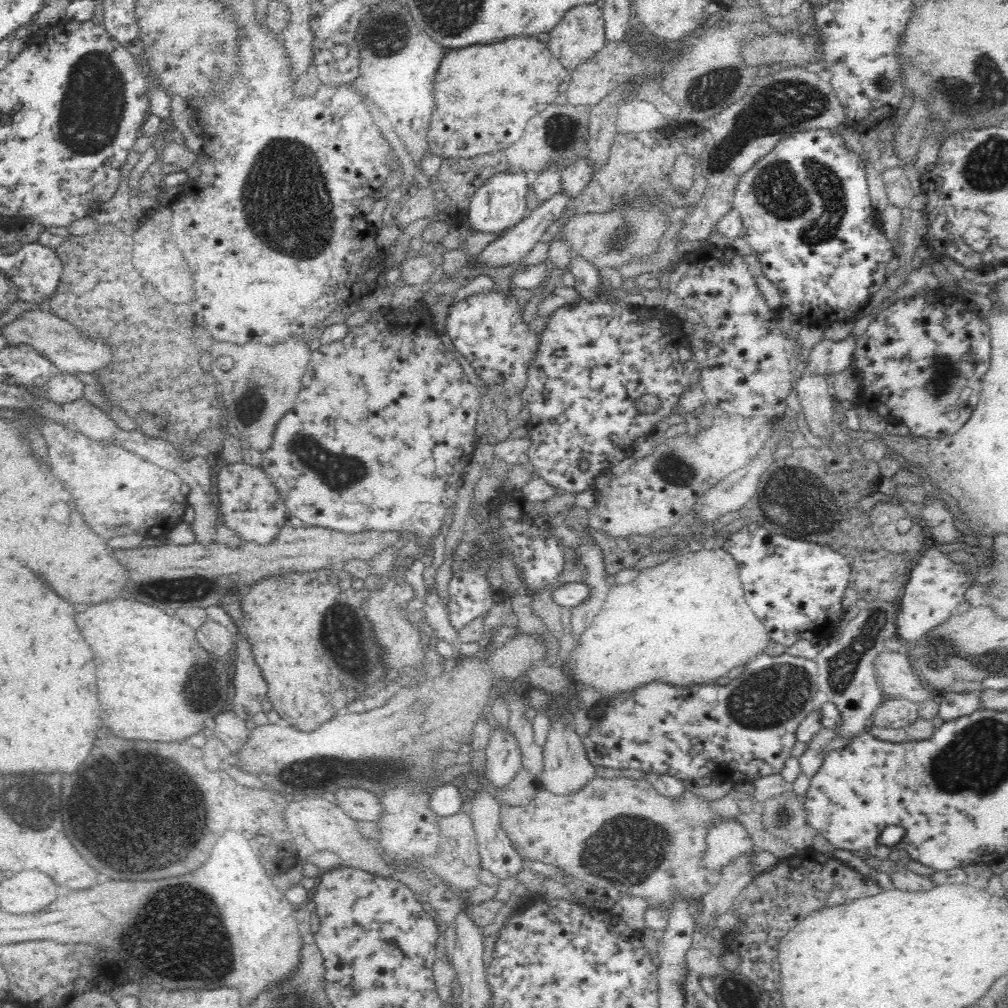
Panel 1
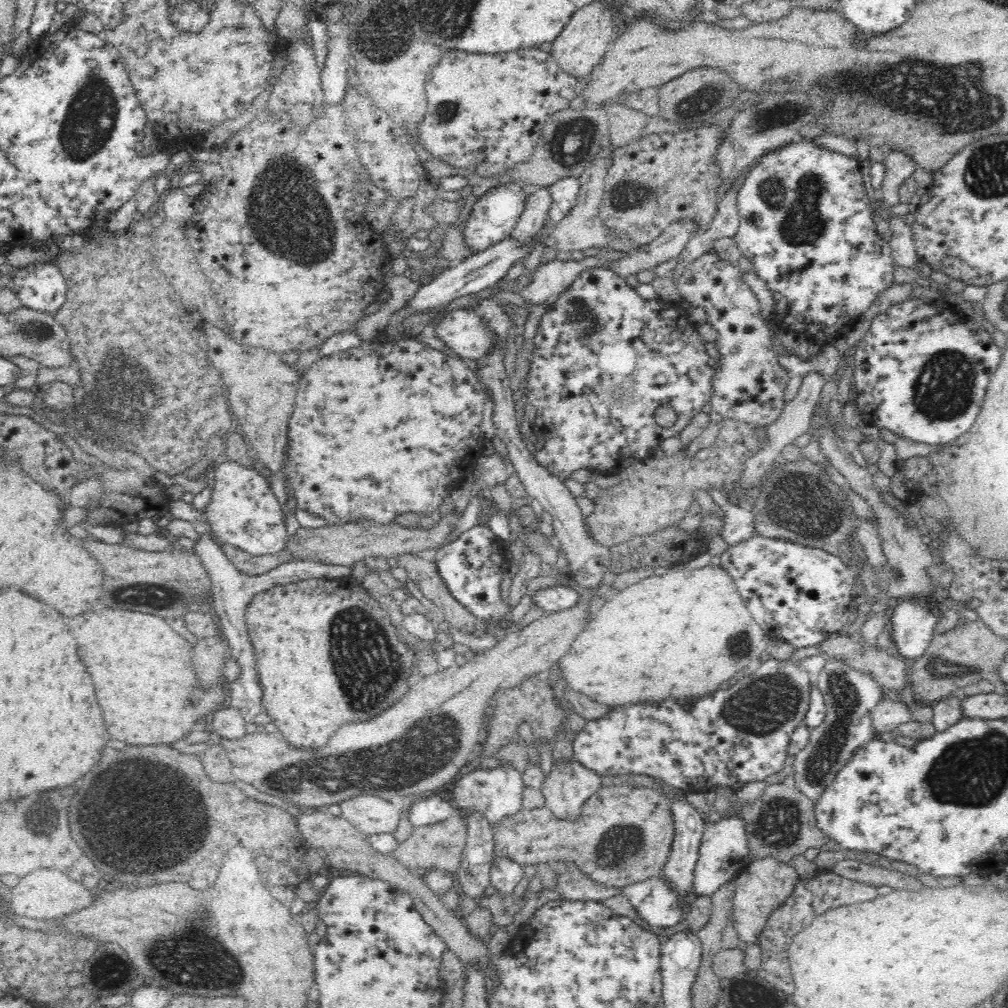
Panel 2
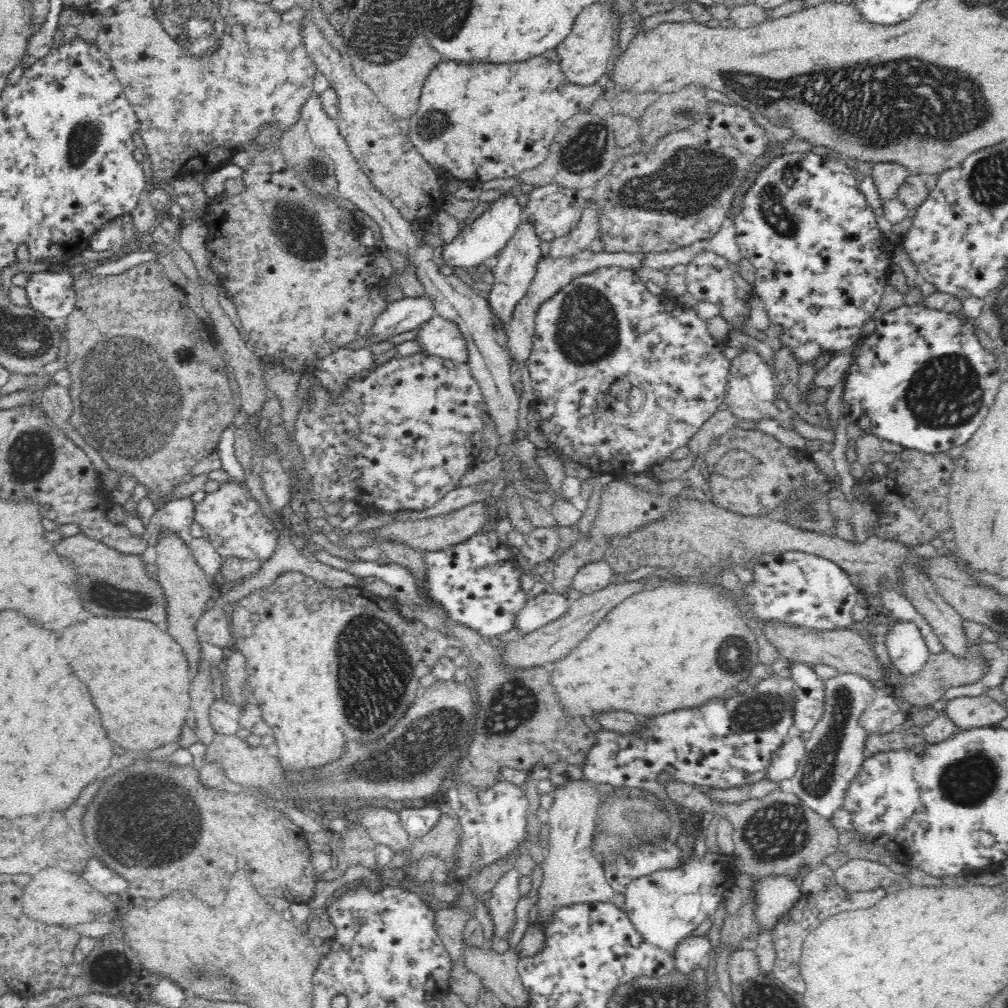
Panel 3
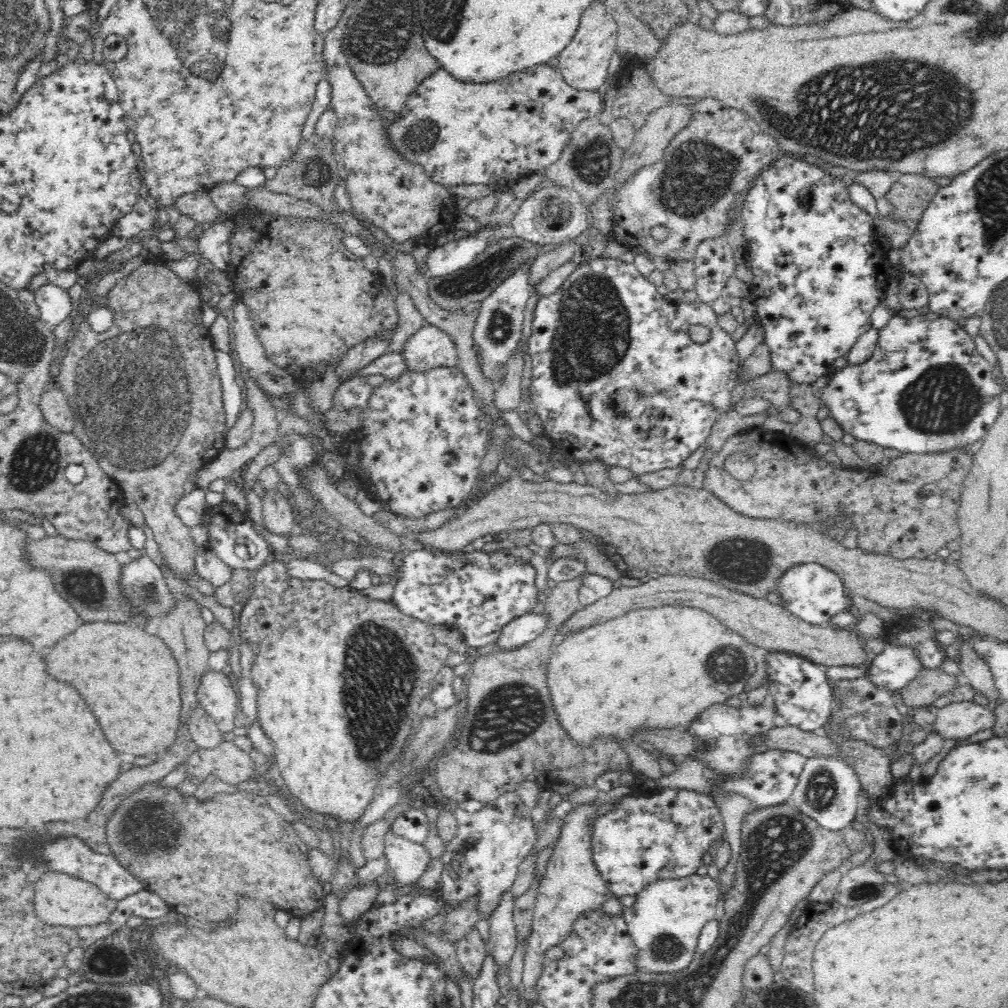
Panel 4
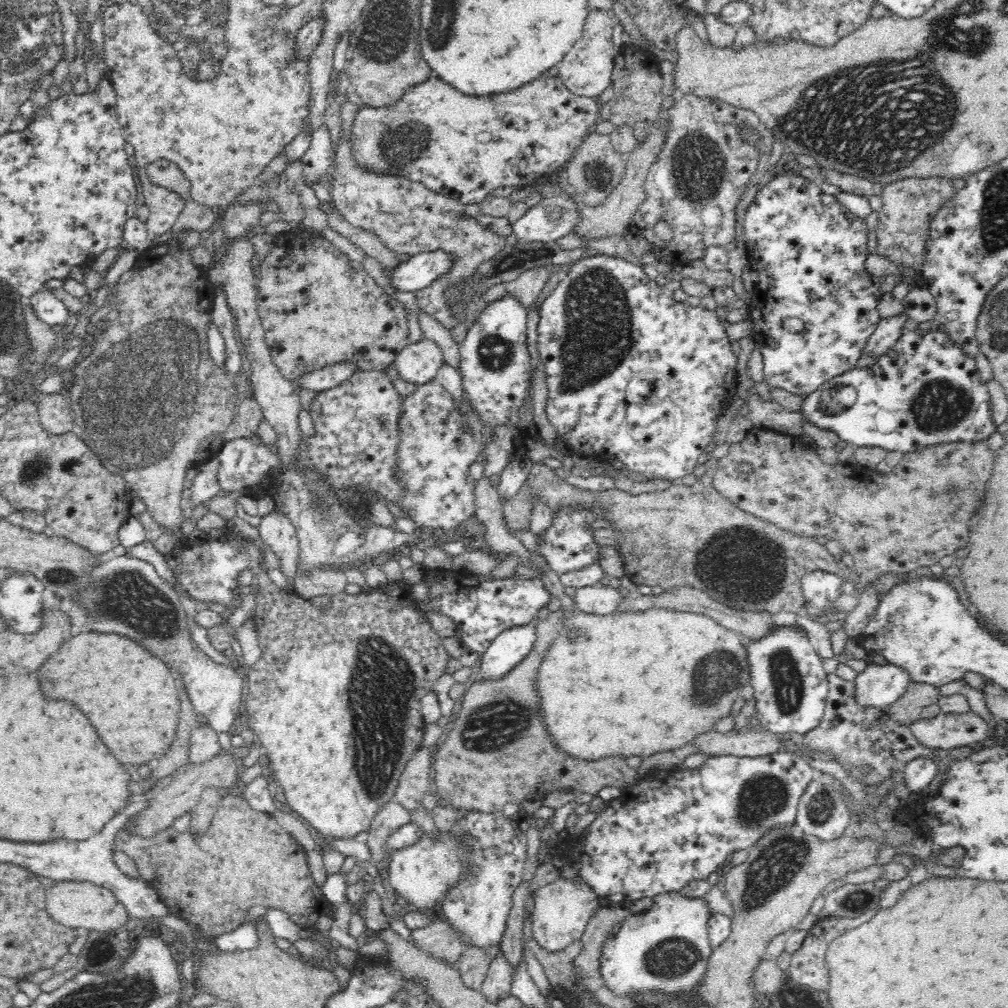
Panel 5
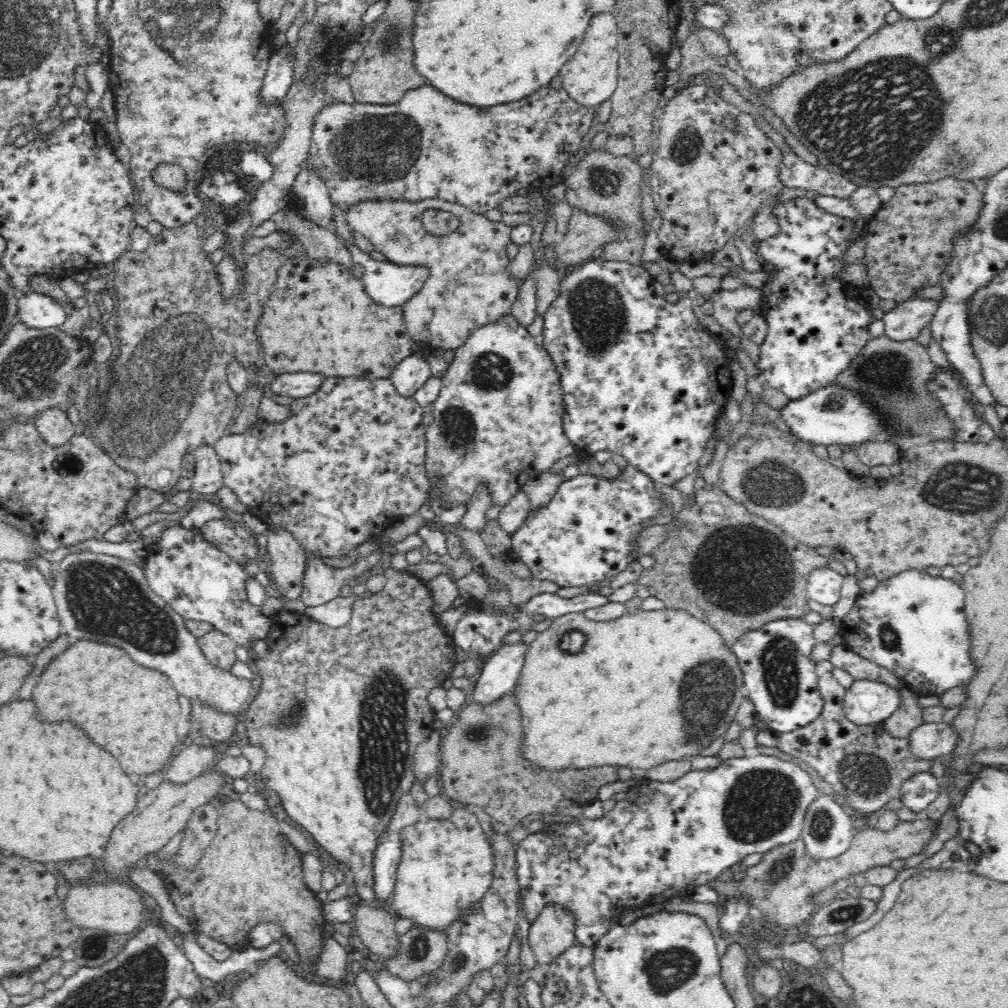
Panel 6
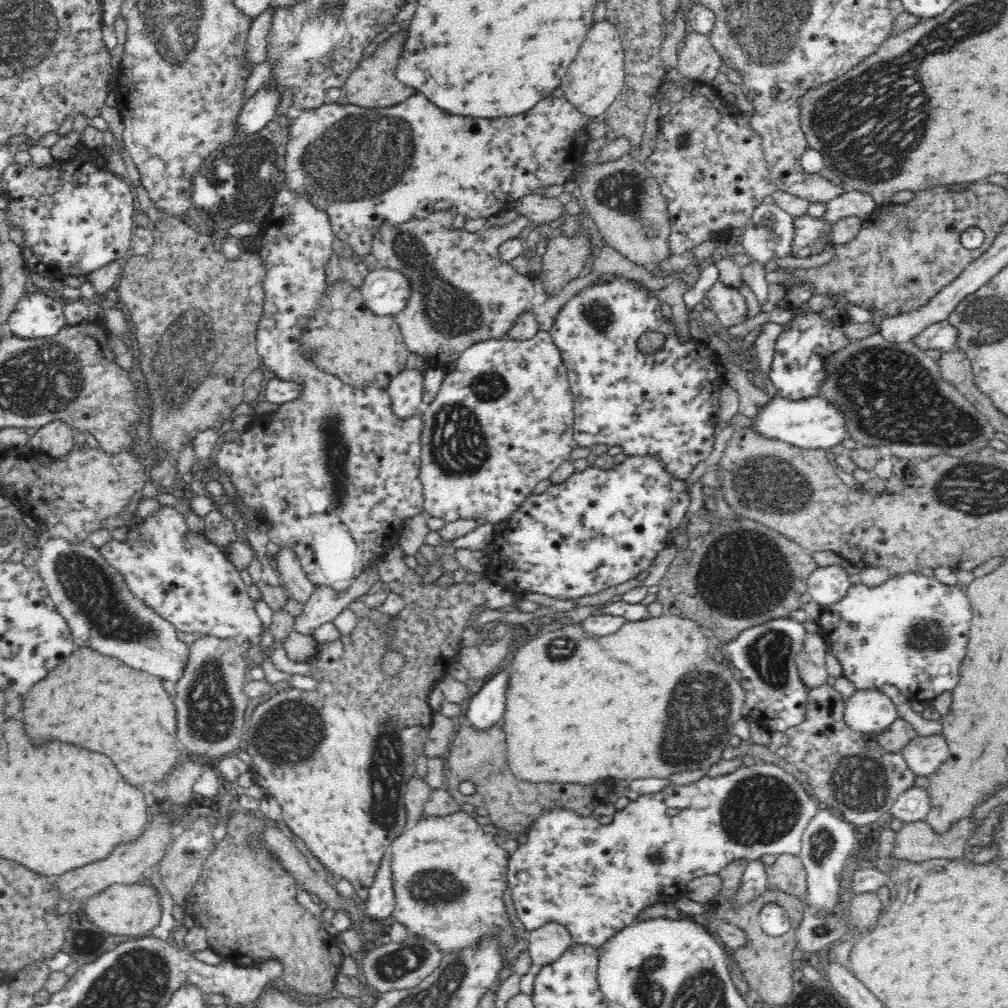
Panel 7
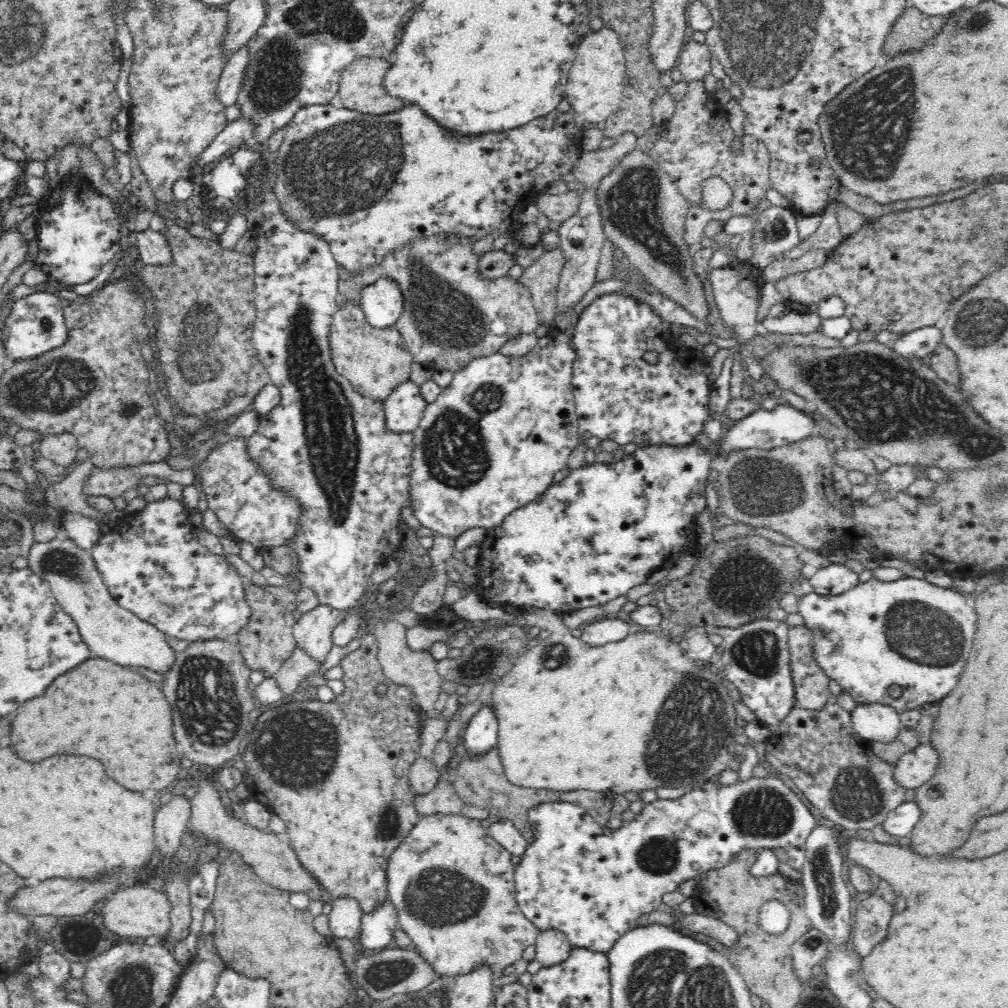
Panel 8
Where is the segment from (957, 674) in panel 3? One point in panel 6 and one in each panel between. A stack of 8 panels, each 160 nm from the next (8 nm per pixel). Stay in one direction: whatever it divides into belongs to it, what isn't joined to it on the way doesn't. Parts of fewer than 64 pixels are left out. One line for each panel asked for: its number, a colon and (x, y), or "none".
4: (931, 683)
5: (918, 694)
6: (906, 717)

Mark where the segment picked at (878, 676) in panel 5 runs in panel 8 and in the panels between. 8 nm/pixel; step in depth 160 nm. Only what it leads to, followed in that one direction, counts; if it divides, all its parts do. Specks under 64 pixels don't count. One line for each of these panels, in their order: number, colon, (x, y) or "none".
6: (866, 702)
7: (870, 711)
8: (874, 721)

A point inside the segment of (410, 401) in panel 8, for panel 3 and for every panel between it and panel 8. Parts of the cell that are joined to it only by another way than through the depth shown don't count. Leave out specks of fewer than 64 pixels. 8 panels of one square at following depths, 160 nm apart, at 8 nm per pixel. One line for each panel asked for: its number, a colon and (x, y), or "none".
3: (439, 336)
4: (430, 346)
5: (418, 362)
6: (413, 371)
7: (406, 389)

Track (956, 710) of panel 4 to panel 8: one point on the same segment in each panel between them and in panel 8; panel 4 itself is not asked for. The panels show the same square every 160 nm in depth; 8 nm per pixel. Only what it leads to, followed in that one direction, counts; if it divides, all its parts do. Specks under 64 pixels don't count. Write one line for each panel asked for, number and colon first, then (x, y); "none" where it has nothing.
5: (955, 730)
6: (930, 740)
7: (924, 754)
8: (915, 767)

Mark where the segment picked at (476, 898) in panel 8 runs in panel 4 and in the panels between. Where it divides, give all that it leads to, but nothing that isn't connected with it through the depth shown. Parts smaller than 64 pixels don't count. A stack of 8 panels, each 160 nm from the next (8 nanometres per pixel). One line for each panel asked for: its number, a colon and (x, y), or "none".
4: (407, 860)
5: (421, 873)
6: (446, 865)
7: (450, 875)

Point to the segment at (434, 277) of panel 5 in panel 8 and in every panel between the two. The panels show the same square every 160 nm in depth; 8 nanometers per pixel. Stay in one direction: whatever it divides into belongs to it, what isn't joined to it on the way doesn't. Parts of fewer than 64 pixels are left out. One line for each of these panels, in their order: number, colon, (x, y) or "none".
6: (390, 284)
7: (386, 291)
8: (382, 302)

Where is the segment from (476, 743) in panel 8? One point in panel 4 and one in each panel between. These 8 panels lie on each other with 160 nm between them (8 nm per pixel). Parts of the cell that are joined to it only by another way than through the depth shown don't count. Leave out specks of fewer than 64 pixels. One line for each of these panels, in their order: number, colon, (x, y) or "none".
4: (522, 629)
5: (509, 647)
6: (500, 673)
7: (486, 708)

